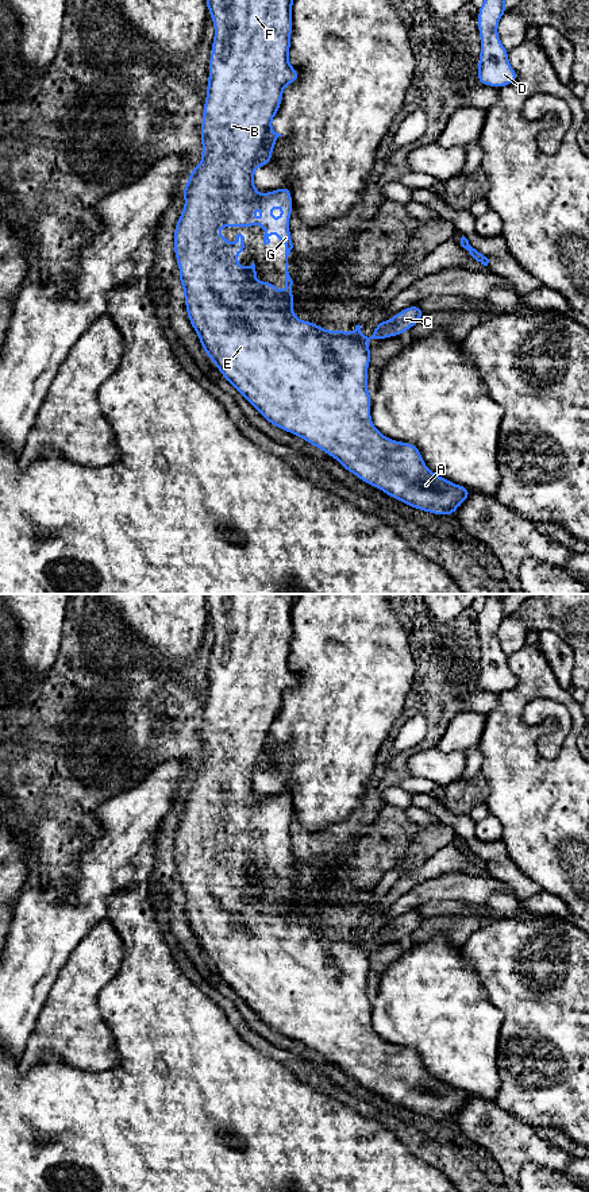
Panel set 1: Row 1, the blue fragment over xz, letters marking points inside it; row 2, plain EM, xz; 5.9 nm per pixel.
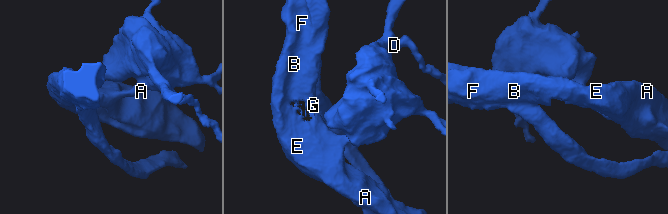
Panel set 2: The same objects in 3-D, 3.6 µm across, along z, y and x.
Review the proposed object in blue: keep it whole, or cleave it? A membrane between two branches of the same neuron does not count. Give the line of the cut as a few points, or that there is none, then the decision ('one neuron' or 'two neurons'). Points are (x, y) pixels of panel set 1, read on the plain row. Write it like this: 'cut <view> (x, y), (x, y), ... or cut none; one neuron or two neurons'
cut none; one neuron

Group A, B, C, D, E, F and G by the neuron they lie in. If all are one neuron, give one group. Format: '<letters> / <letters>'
A B C D E F G

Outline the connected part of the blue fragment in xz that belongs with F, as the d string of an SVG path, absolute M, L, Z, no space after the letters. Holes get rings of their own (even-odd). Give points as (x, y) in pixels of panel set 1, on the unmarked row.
M207 594L205 609L208 612L209 620L215 632L215 641L212 645L212 659L209 660L209 680L207 690L207 702L204 707L203 728L200 730L201 737L201 764L200 769L195 769L190 780L188 782L182 801L185 803L185 811L181 815L180 823L174 833L174 860L180 873L180 888L184 892L184 907L186 910L186 919L189 922L190 930L196 936L200 949L204 957L211 963L213 969L217 972L220 979L250 1007L263 1023L266 1023L272 1030L280 1034L300 1041L307 1048L320 1053L323 1057L336 1064L349 1077L357 1080L361 1085L370 1091L376 1091L381 1096L386 1098L389 1102L399 1104L413 1114L424 1115L434 1119L453 1120L455 1114L459 1112L465 1104L471 1099L471 1096L461 1089L454 1089L453 1087L442 1083L440 1080L432 1077L426 1072L419 1053L412 1048L394 1046L390 1042L385 1042L374 1030L370 1021L372 1000L367 995L367 972L370 969L370 952L366 949L367 945L382 945L385 942L400 941L404 936L409 936L417 926L423 922L424 917L413 909L412 911L396 918L386 927L378 925L374 937L365 942L361 937L361 930L355 930L353 937L346 936L328 936L323 931L316 930L312 926L303 926L293 919L293 892L296 888L294 882L289 880L288 876L288 861L293 853L290 836L289 836L289 822L292 821L292 799L289 792L280 792L267 798L258 798L254 791L254 776L258 771L265 771L272 767L272 755L277 751L276 744L280 740L272 734L272 725L280 714L282 706L284 693L299 684L299 678L289 668L289 653L290 653L290 640L292 640L292 610L299 594ZM220 832L262 832L266 834L263 838L263 849L270 848L272 837L274 836L278 844L285 849L285 896L281 898L272 887L259 887L255 884L258 875L255 873L254 865L249 872L242 872L236 864L240 856L247 855L247 849L242 845L245 841L238 838L235 849L230 849L228 844L222 841Z

